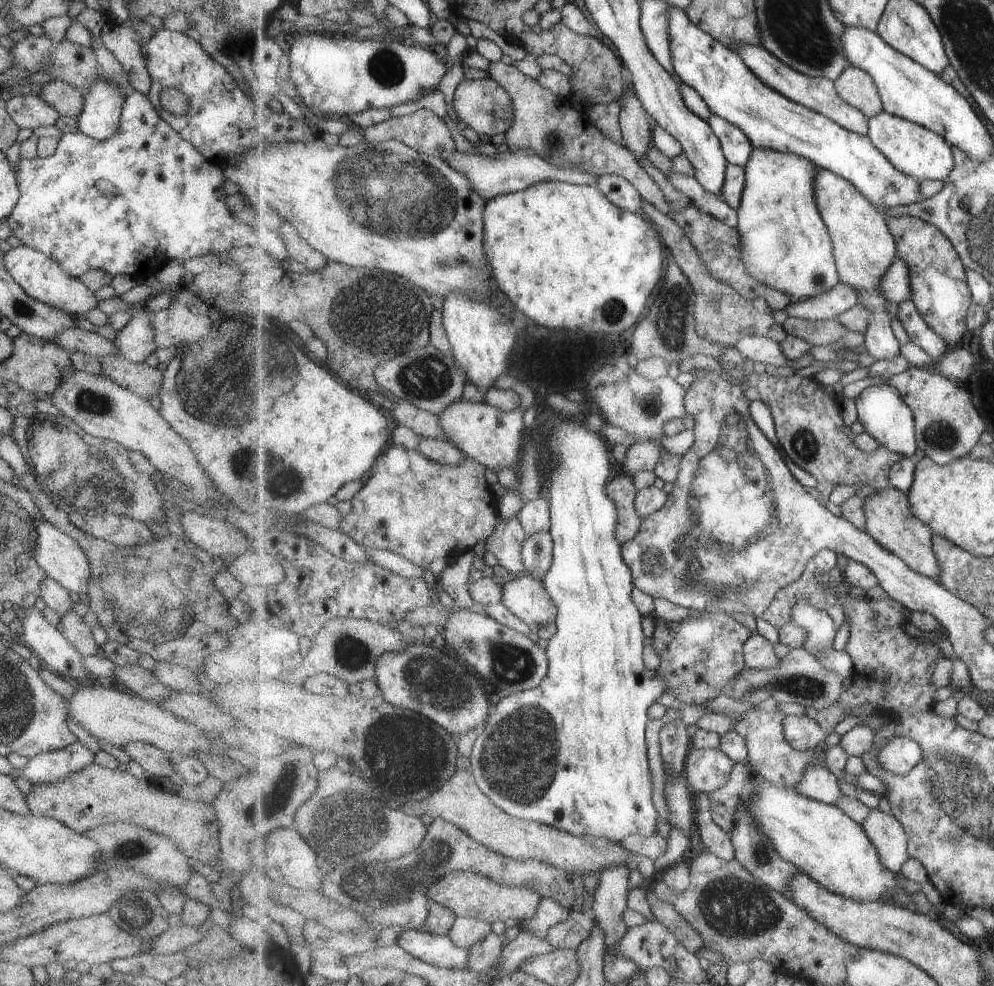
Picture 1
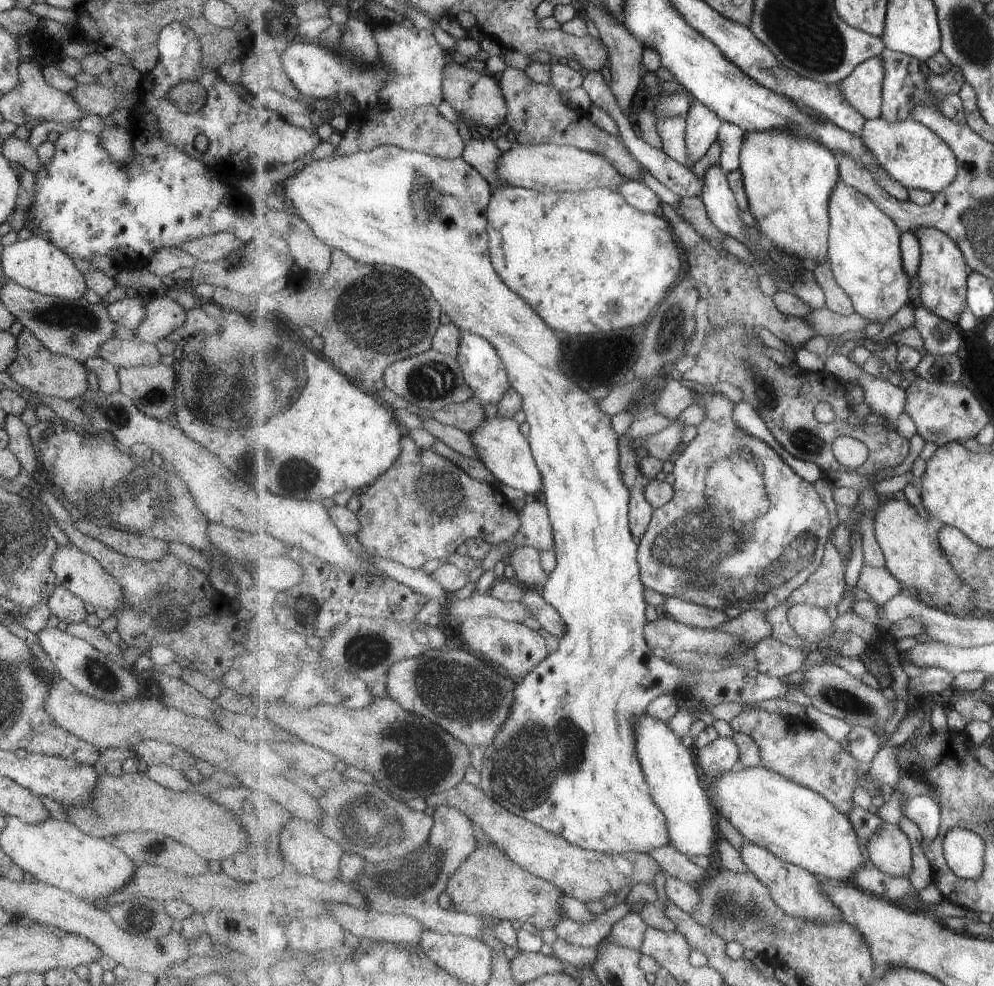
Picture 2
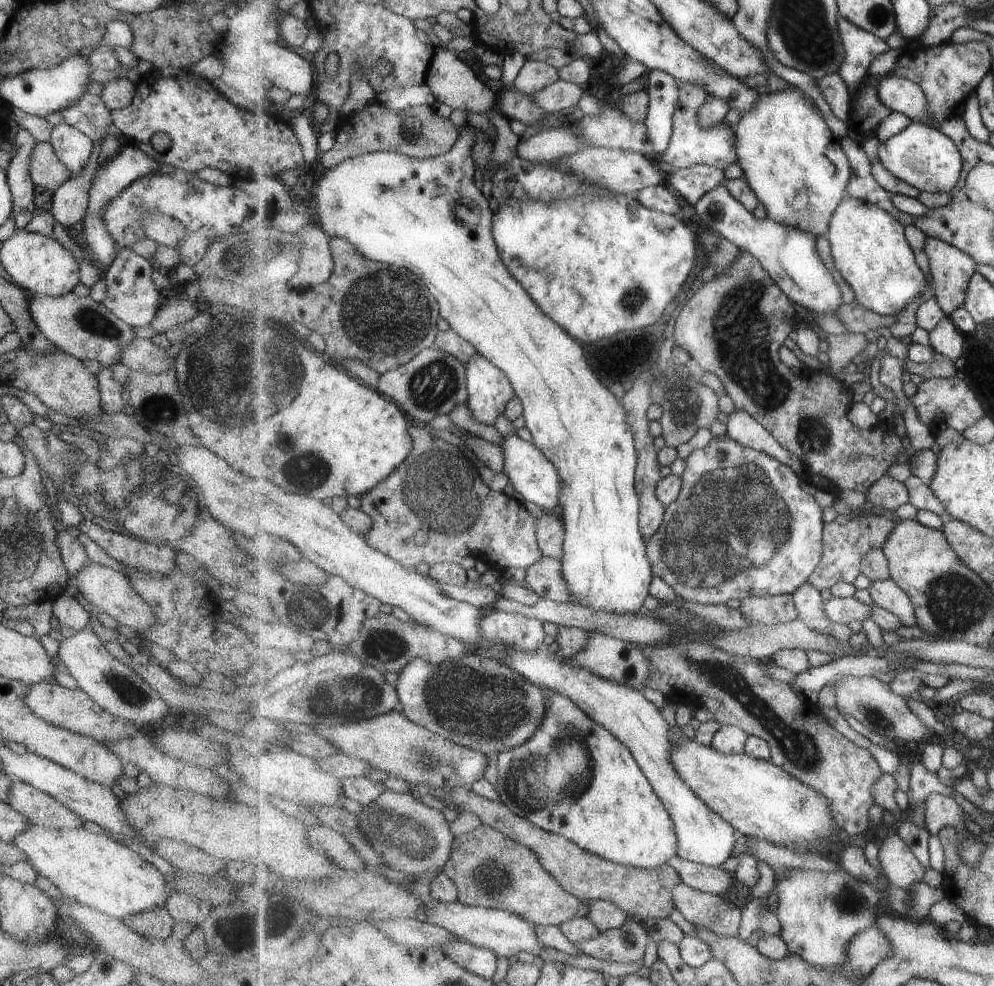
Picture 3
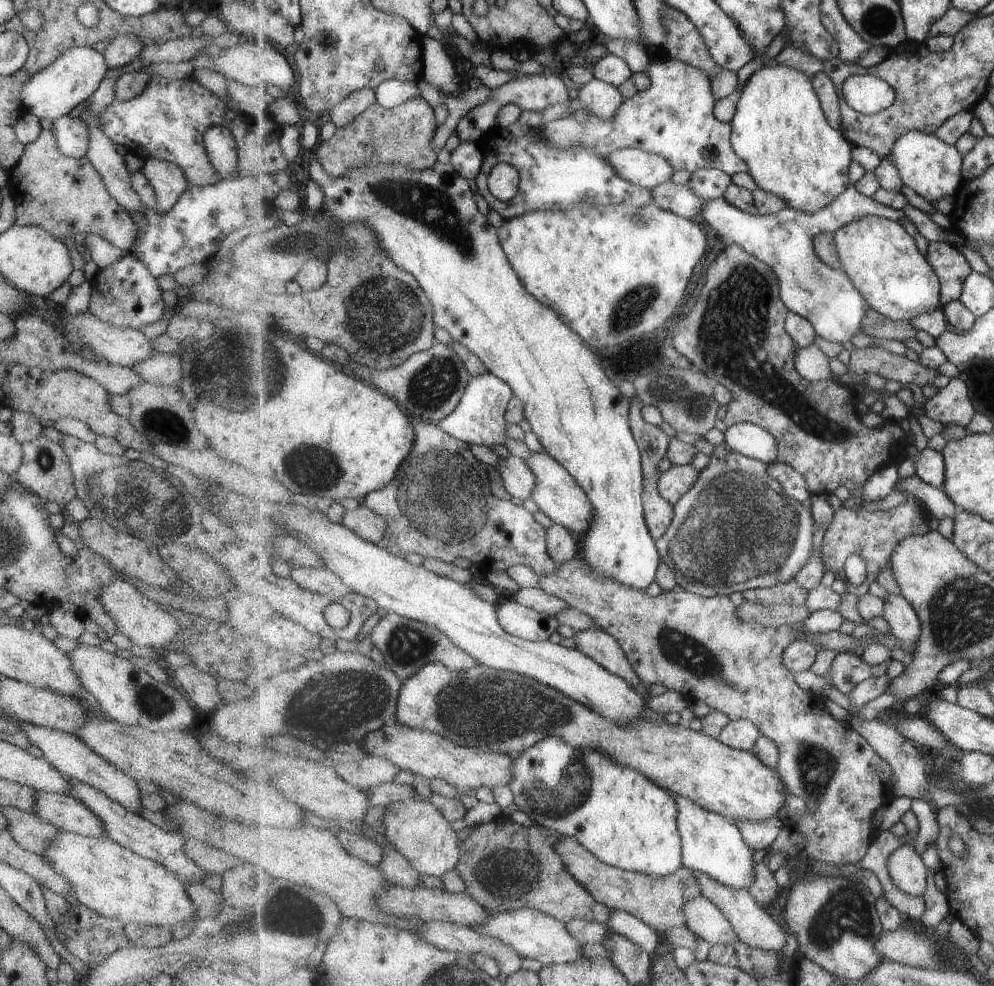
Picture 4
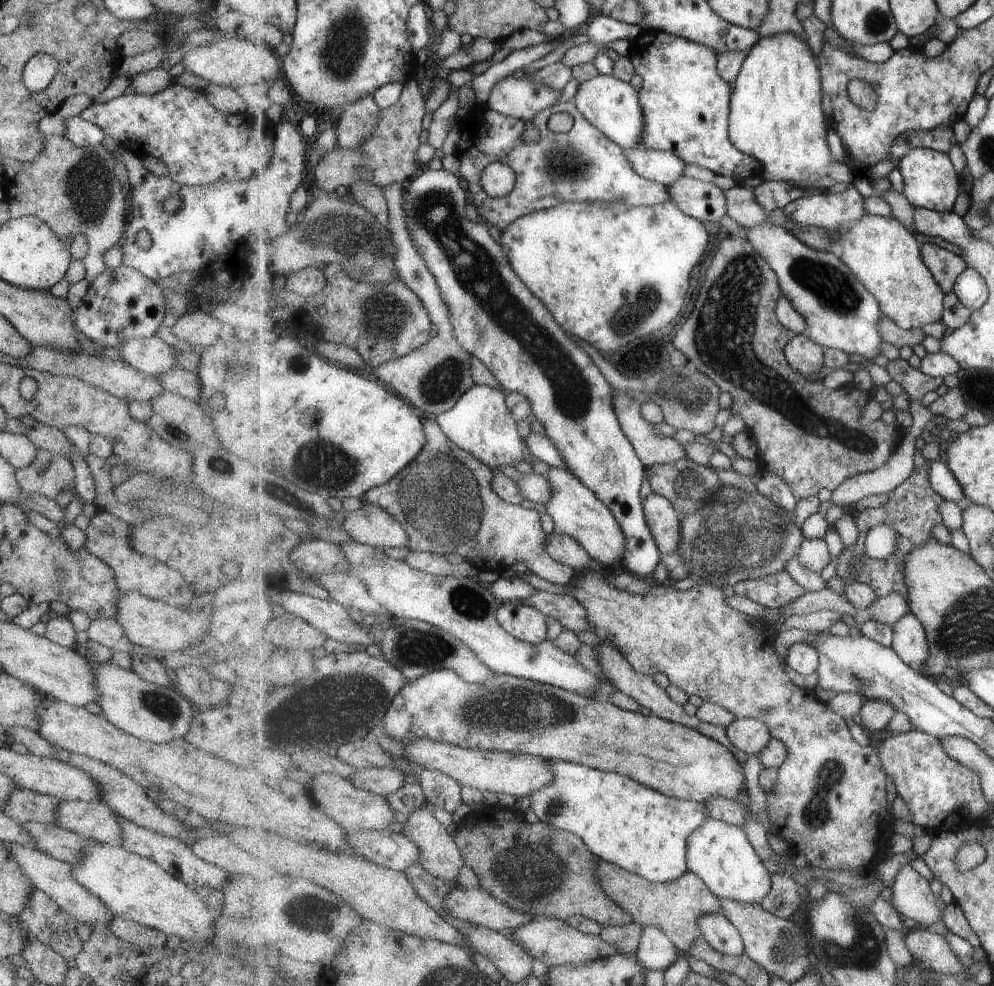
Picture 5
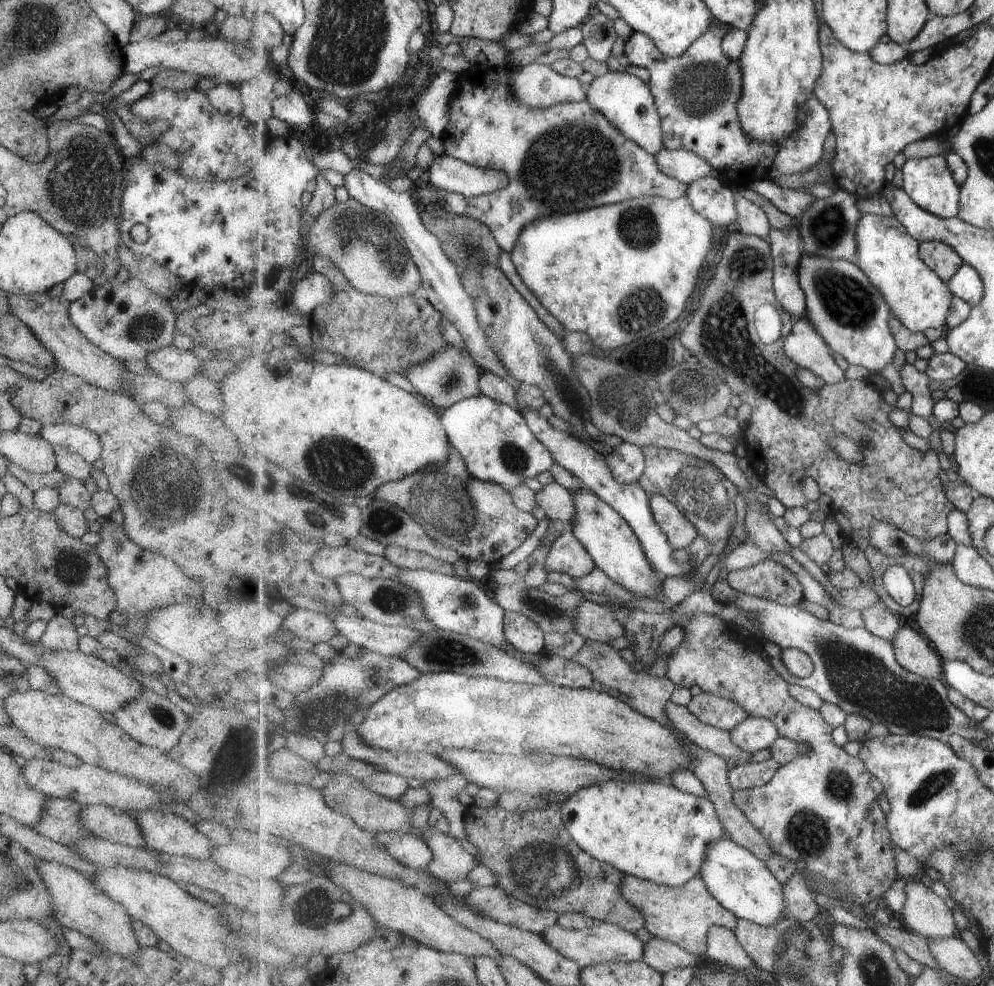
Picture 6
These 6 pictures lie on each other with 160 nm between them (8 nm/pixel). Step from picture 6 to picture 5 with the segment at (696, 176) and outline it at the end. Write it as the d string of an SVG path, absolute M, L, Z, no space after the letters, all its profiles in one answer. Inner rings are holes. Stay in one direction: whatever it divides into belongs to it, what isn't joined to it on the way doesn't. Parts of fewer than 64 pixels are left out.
M643 146L626 150L626 152L631 158L631 164L643 178L665 184L665 186L670 186L677 178L681 178L685 166L689 165L683 158L665 150Z

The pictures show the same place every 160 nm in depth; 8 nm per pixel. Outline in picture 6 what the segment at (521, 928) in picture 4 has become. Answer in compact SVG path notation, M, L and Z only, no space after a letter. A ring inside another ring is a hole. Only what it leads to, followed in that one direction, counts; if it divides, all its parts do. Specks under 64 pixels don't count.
M597 921L594 926L584 930L568 930L559 924L545 930L544 940L563 956L577 962L582 969L605 962L630 962L643 960L646 943L636 933L625 930L623 926Z

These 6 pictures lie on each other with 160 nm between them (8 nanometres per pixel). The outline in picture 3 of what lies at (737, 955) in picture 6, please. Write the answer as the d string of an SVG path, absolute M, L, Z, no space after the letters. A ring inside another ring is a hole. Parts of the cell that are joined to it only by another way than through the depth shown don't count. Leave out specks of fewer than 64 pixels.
M681 883L674 888L674 904L695 927L707 928L719 936L738 938L742 910L733 902Z

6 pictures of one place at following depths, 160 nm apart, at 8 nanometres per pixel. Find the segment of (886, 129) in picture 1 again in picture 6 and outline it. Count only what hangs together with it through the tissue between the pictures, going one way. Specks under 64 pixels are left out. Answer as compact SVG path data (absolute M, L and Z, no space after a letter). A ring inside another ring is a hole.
M946 155L931 156L929 158L913 158L904 164L904 181L902 189L911 196L911 199L923 210L939 218L957 218L961 210L960 194L962 188L951 173Z

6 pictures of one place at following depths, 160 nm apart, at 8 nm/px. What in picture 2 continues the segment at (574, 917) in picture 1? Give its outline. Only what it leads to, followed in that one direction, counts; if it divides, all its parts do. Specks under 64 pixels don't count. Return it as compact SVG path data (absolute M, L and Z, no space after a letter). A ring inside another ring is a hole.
M627 898L611 905L607 909L601 909L597 916L588 923L580 923L573 919L559 921L553 930L559 935L560 939L582 947L599 946L603 939L607 939L612 933L613 925L629 912Z

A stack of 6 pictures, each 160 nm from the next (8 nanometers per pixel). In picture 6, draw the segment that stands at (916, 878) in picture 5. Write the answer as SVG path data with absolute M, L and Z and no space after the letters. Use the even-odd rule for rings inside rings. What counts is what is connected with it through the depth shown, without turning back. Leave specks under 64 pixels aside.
M909 882L907 888L907 904L903 906L901 920L903 927L923 937L931 938L953 938L955 931L960 930L957 920L953 918L951 908L945 904L943 898L939 898L929 886L923 882Z

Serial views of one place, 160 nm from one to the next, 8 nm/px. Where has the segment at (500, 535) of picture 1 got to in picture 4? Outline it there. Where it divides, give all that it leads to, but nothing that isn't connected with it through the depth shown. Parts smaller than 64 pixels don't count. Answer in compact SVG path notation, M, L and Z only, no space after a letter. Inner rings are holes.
M575 557L570 562L565 564L558 564L558 571L548 575L539 575L538 587L548 592L550 595L556 596L561 600L564 600L569 606L576 607L577 610L584 612L586 615L591 615L595 621L596 628L602 631L607 631L611 636L614 636L619 644L622 644L623 650L626 652L627 658L631 661L637 674L640 676L644 683L648 685L654 685L657 683L665 684L665 686L671 691L680 692L687 700L692 701L694 699L703 700L711 710L724 712L729 715L731 721L737 719L747 719L754 722L763 735L767 735L771 740L774 740L779 747L780 757L776 770L778 775L782 778L785 786L795 796L801 797L811 814L804 817L799 824L796 824L804 835L808 836L808 843L803 850L804 858L810 859L812 862L822 861L829 865L835 865L837 867L850 864L858 864L866 857L869 852L871 843L873 842L877 830L875 824L873 824L873 814L877 808L887 805L894 797L893 794L893 782L892 782L892 766L887 759L884 759L876 750L871 746L867 739L860 735L855 729L851 728L847 723L835 720L834 714L829 712L826 700L821 695L801 688L800 684L796 681L796 673L791 672L784 663L783 653L784 650L793 644L797 639L802 638L807 633L826 633L829 631L838 631L843 624L845 624L845 618L839 614L838 611L832 611L829 609L823 609L809 615L807 620L804 620L804 624L783 625L780 627L768 627L759 623L750 623L739 618L738 607L731 602L731 598L727 595L722 597L717 595L716 597L704 597L695 593L690 593L683 588L677 588L673 591L663 591L659 596L651 596L644 590L637 590L623 583L617 582L617 580L610 579L604 575L599 575L592 570L592 567L588 562L583 561L579 557Z

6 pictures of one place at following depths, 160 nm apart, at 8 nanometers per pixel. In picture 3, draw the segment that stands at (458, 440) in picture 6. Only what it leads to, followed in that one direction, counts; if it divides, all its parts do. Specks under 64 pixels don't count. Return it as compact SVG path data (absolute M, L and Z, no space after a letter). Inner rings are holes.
M477 353L466 366L468 373L468 392L469 412L473 414L473 418L485 426L493 426L495 419L499 415L504 415L507 404L516 396L514 387L511 385L507 374L495 366L493 362L489 362L485 356Z

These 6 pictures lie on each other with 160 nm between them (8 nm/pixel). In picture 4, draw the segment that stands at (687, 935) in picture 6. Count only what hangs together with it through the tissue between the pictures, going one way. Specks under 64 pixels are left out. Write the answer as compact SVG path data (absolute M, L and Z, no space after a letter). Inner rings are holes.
M563 837L556 844L557 852L570 873L605 906L613 911L625 911L652 926L659 932L671 928L687 926L685 904L702 894L696 874L692 868L681 867L676 873L665 876L653 876L607 864L599 860L586 846L575 837Z

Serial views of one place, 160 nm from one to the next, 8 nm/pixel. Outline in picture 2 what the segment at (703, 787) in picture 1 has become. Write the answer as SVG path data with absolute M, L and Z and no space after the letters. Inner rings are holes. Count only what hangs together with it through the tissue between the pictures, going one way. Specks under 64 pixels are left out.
M719 737L695 754L700 772L707 778L733 771L739 766L739 745L733 737Z

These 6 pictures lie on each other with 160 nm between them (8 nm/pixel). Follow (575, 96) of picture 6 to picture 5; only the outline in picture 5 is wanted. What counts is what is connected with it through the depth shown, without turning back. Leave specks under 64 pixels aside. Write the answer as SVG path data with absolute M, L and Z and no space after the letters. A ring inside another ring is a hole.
M507 76L491 90L487 106L504 116L525 120L527 124L523 130L523 140L536 143L540 134L531 120L539 112L556 105L562 89L549 88L526 77Z

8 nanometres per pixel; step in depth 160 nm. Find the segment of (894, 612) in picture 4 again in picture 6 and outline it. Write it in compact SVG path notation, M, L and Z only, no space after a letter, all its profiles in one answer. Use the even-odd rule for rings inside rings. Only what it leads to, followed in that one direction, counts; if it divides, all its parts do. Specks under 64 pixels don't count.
M903 626L893 642L899 664L911 673L926 678L943 678L944 661L921 634Z

